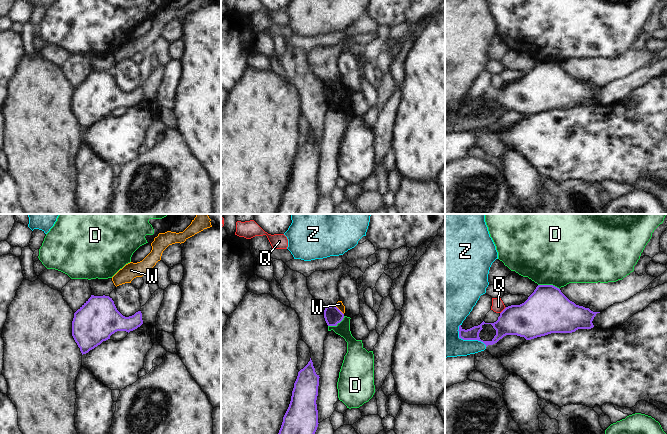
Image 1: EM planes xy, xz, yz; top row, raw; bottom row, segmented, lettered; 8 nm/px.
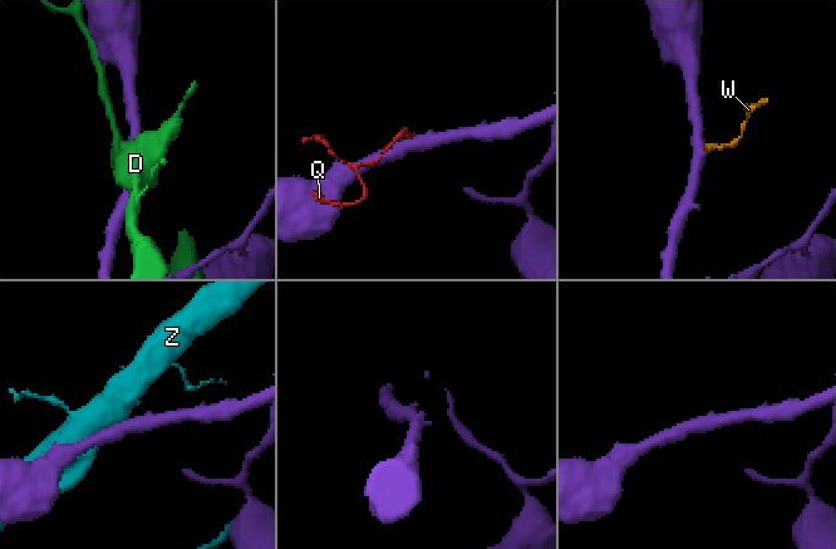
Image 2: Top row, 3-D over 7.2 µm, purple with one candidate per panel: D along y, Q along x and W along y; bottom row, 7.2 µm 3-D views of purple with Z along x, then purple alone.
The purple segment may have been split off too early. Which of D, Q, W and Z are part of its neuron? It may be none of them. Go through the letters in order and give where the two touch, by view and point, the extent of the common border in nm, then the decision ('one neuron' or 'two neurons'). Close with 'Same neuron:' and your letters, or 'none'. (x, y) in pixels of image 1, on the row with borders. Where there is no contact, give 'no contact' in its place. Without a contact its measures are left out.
D: contact yz (549, 285); length 180 nm; two neurons
Q: contact yz (503, 310); length 80 nm; two neurons
W: contact xz (339, 310); length 100 nm; two neurons
Z: contact yz (468, 339); length 280 nm; two neurons
Same neuron: none

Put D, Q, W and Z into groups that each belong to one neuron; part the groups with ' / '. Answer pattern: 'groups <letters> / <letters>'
groups D / Q / W / Z

